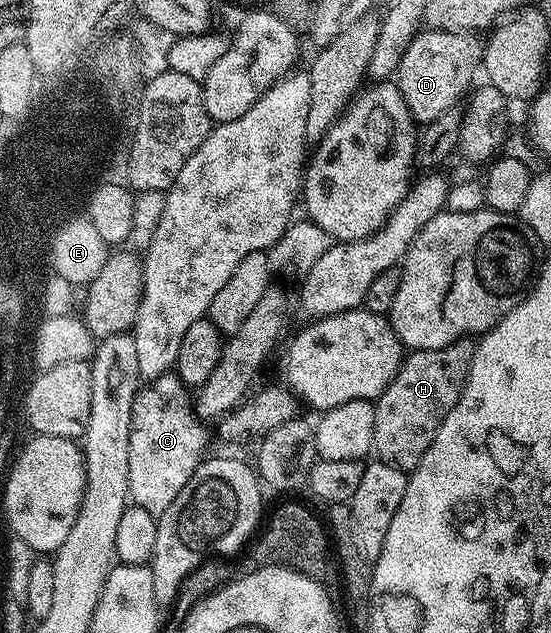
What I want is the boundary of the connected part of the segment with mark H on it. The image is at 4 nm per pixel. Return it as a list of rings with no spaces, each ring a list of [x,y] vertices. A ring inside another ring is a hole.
[[[466,336],[447,344],[447,348],[414,350],[404,355],[399,372],[391,384],[375,400],[375,432],[372,453],[376,461],[386,462],[400,470],[411,472],[423,460],[435,432],[447,420],[447,412],[455,408],[471,372],[471,360],[477,342]]]

